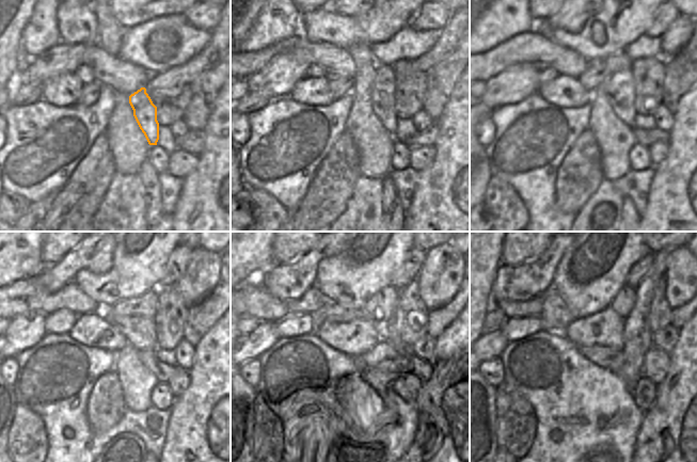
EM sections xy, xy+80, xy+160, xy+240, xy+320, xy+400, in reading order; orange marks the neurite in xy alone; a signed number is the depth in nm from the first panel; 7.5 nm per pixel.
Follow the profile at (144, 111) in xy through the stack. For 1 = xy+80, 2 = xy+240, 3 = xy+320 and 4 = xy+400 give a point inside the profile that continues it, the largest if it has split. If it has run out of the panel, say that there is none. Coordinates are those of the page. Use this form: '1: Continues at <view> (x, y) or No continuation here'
1: Continues at xy+80 (383, 96)
2: Continues at xy+240 (140, 332)
3: Continues at xy+320 (331, 311)
4: Continues at xy+400 (555, 315)

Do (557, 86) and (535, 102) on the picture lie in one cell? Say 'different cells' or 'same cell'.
different cells

